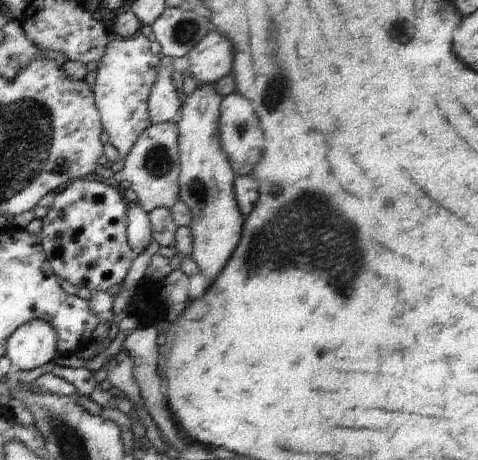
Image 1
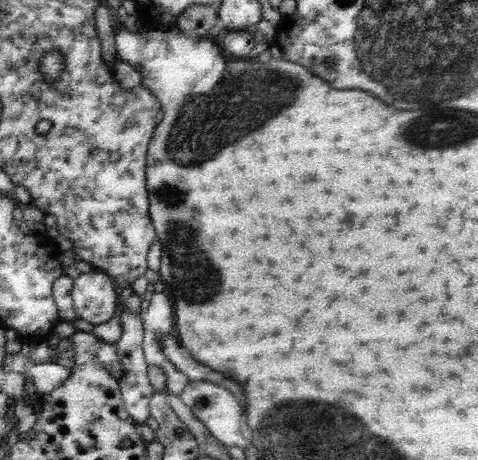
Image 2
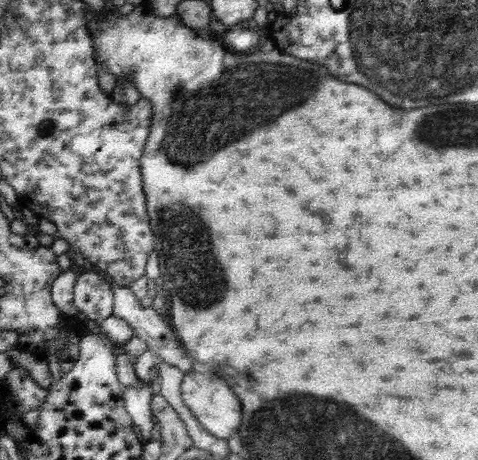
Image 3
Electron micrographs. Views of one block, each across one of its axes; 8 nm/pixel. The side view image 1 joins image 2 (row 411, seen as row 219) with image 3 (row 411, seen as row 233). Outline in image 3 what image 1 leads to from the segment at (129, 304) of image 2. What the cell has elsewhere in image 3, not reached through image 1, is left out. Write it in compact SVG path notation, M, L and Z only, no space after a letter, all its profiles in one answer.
M139 380L139 386L125 388L125 406L129 410L129 416L133 416L133 422L137 424L143 440L151 442L151 432L157 424L153 424L153 388L151 380L143 382Z

